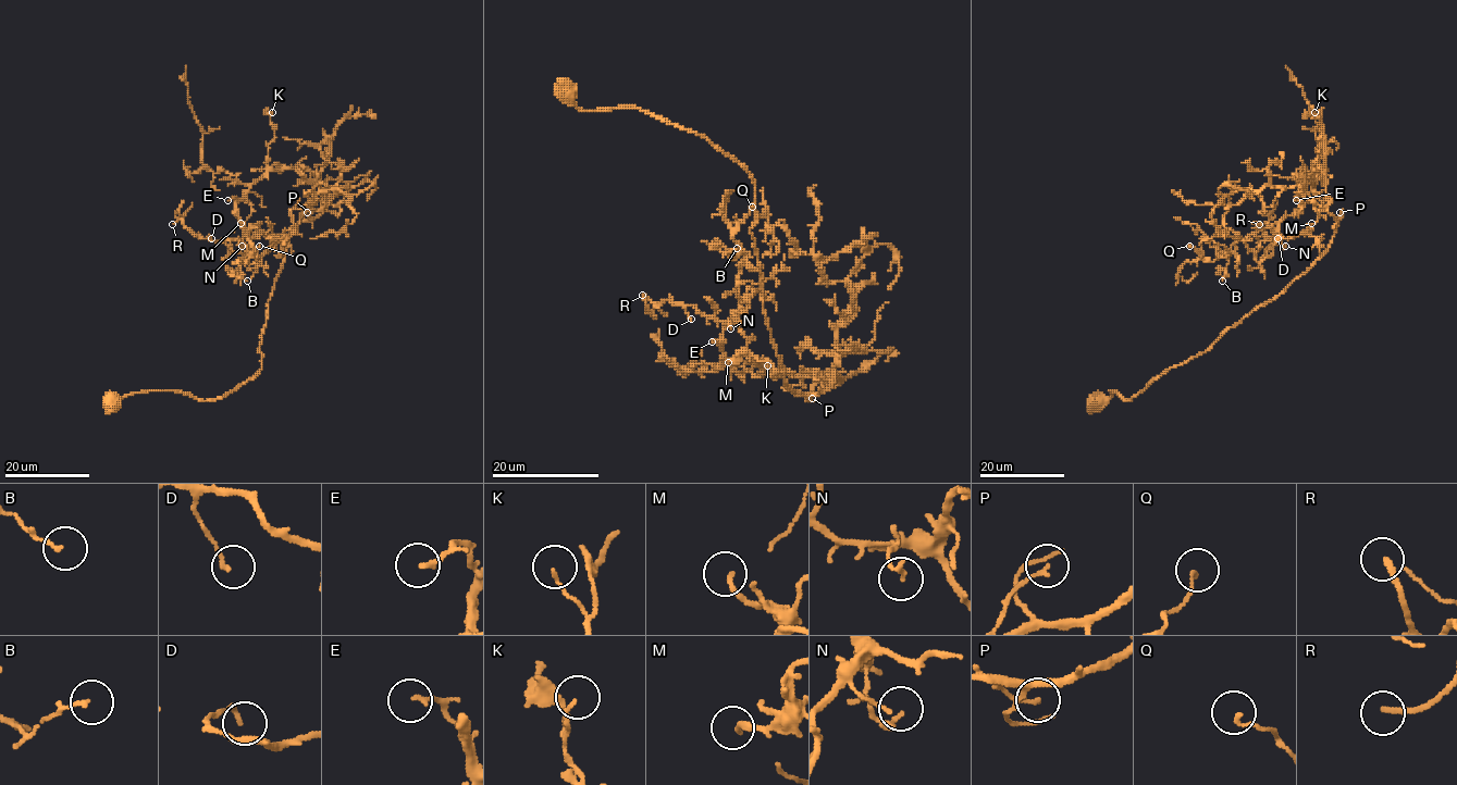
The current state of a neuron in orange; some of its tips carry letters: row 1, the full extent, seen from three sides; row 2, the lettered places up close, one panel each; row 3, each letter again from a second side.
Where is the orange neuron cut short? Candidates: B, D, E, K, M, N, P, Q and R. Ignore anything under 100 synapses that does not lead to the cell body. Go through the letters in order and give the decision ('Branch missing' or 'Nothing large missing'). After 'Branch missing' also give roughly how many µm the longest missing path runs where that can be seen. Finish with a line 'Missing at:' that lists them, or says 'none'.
B: Nothing large missing
D: Nothing large missing
E: Nothing large missing
K: Nothing large missing
M: Nothing large missing
N: Nothing large missing
P: Nothing large missing
Q: Nothing large missing
R: Nothing large missing
Missing at: none

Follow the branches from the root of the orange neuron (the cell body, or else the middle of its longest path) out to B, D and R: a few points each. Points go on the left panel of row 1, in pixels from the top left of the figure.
B: (111, 401), (213, 400), (259, 372), (292, 229), (322, 213), (316, 175), (274, 169), (236, 204), (247, 281)
D: (111, 401), (213, 400), (259, 372), (319, 178), (266, 173), (236, 204), (244, 235), (211, 238)
R: (111, 401), (213, 400), (259, 372), (319, 178), (266, 173), (241, 239), (172, 224)

